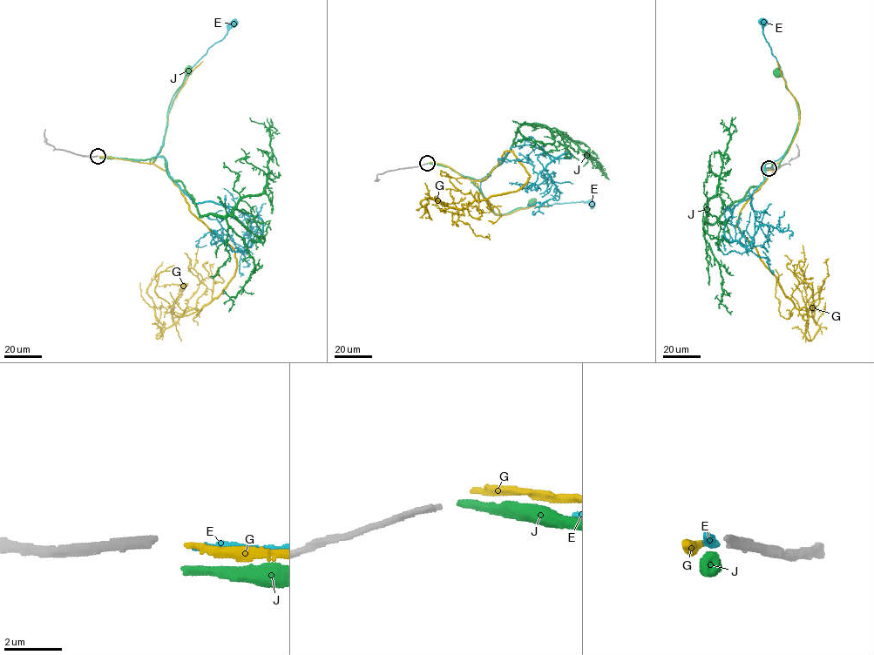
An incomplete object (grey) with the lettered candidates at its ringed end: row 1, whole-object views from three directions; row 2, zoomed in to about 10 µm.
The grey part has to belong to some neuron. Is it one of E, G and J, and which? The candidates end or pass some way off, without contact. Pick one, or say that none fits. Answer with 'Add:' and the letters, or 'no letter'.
Add: E

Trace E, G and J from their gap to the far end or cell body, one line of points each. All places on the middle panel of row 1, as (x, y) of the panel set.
E: (429, 163), (449, 166), (463, 176), (479, 179), (484, 196), (496, 213), (556, 203), (591, 204)
G: (429, 162), (481, 180), (511, 151), (530, 176), (465, 208), (420, 204), (448, 207)
J: (428, 163), (448, 166), (463, 176), (472, 178), (475, 180), (471, 182), (497, 215), (525, 207), (532, 203)

